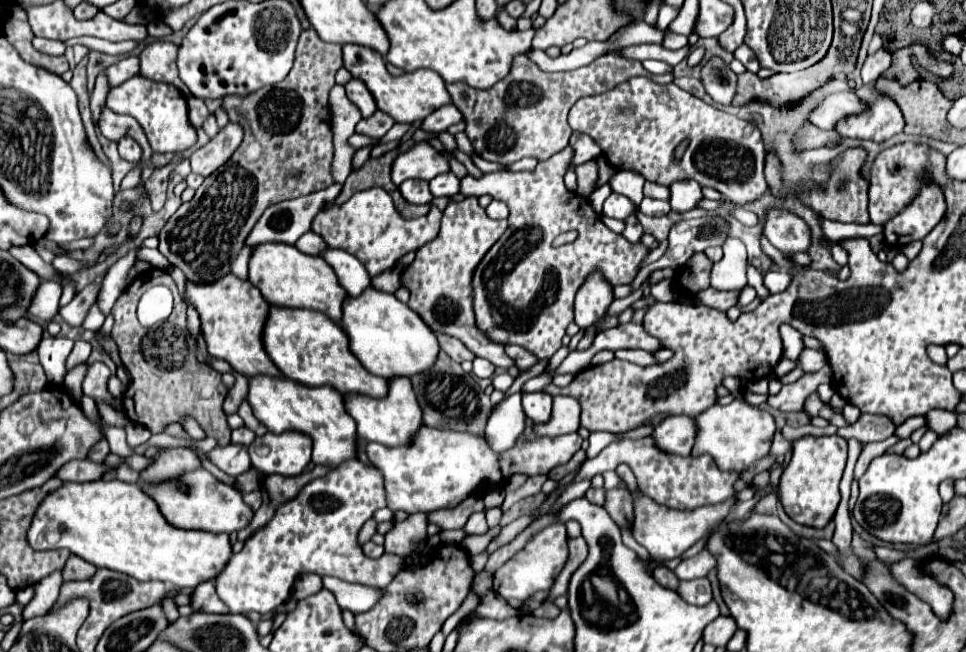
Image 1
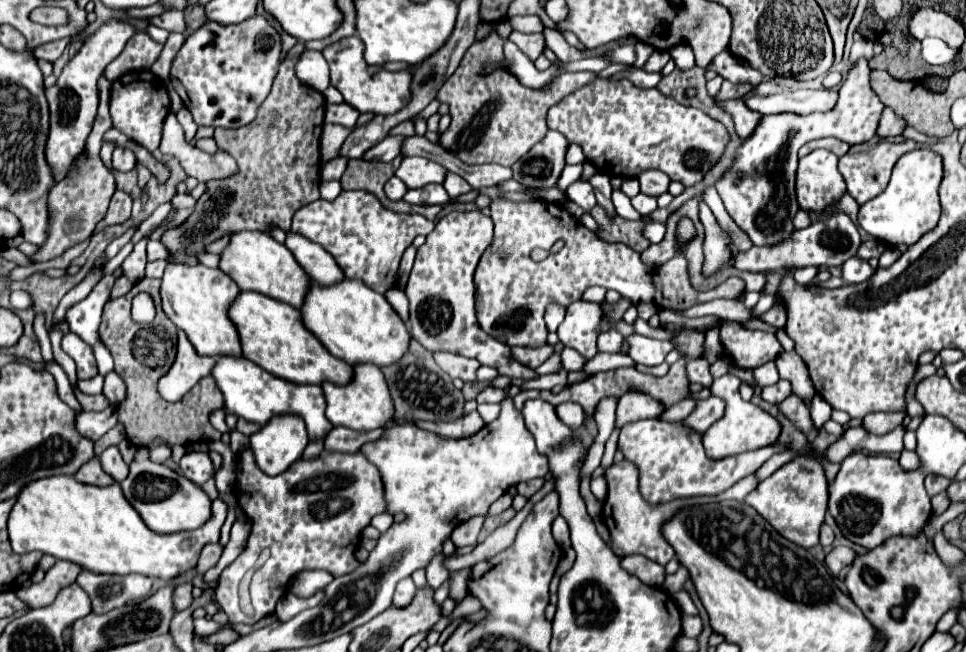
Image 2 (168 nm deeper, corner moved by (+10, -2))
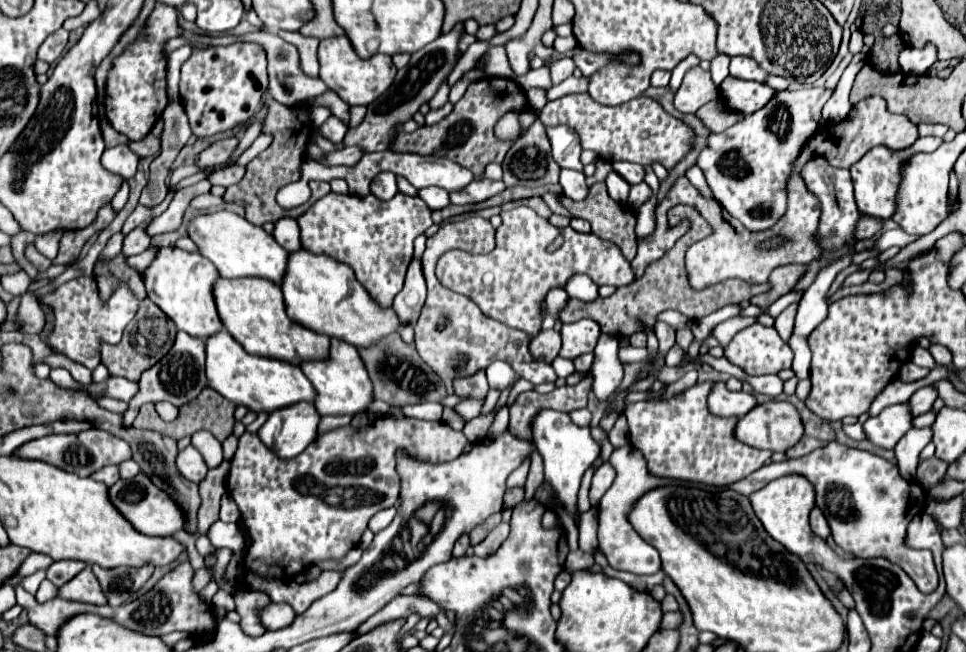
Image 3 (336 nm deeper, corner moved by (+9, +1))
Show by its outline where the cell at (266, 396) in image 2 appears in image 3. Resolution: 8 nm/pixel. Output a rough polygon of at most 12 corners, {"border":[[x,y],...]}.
{"border":[[206,339],[208,387],[256,413],[314,401],[300,367]]}

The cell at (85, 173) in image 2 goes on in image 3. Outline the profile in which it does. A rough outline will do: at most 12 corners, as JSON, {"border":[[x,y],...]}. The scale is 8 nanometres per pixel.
{"border":[[62,233],[36,237],[36,249],[51,261],[57,256]]}

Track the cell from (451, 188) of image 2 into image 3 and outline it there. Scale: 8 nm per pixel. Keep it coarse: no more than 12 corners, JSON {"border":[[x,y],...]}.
{"border":[[472,181],[464,193],[452,193],[454,205],[486,201],[506,187],[502,181]]}

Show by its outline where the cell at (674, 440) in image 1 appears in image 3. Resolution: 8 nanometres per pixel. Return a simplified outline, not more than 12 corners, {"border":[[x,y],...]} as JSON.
{"border":[[720,381],[708,397],[718,417],[744,417],[756,397],[728,391]]}

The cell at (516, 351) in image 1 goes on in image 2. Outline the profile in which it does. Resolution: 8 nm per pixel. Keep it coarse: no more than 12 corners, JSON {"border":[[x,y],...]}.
{"border":[[511,348],[511,356],[529,368],[541,366],[555,348]]}

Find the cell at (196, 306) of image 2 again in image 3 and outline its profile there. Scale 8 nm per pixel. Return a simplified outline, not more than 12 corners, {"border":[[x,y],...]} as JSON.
{"border":[[160,247],[142,271],[148,297],[180,331],[224,329],[220,275],[200,253]]}

